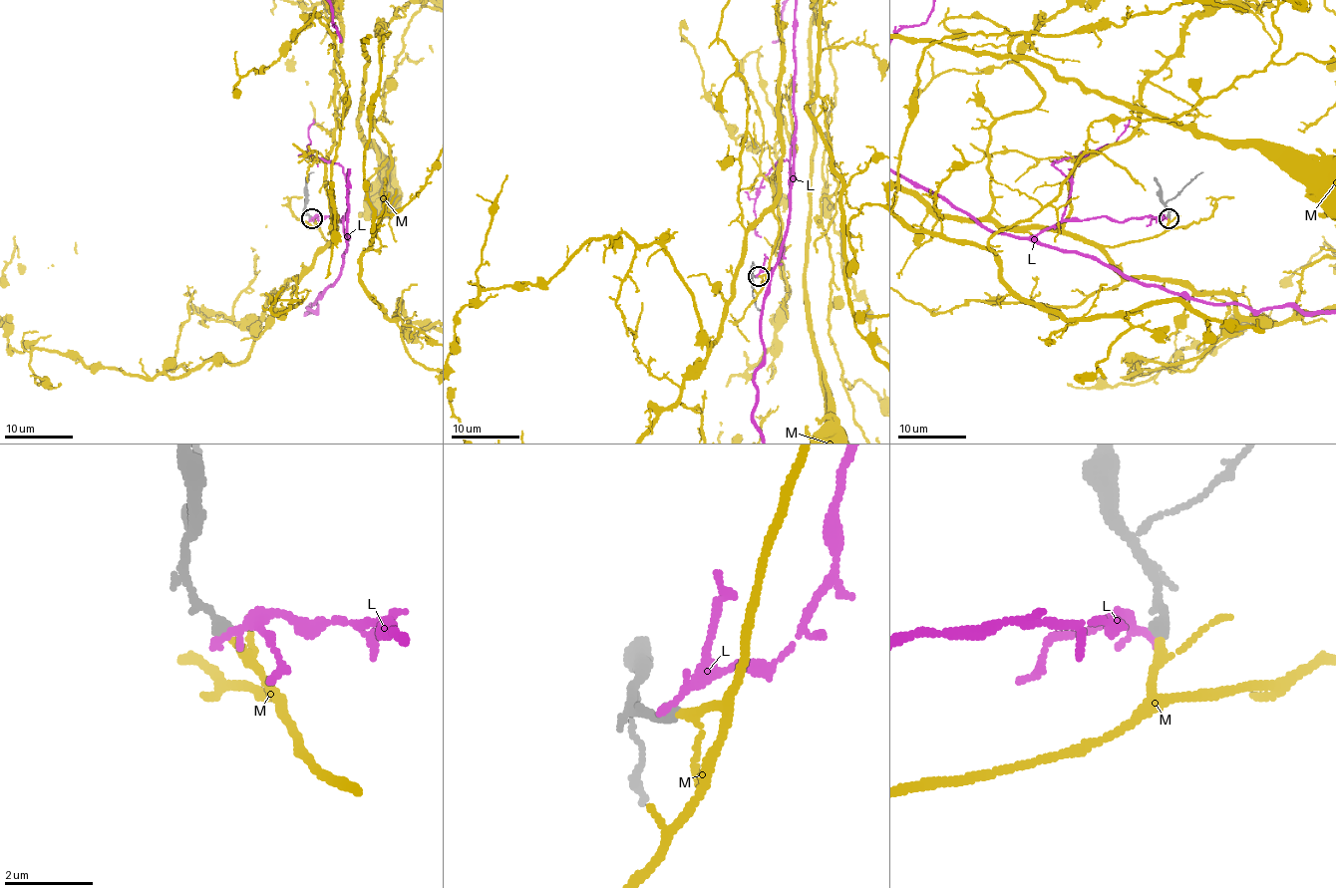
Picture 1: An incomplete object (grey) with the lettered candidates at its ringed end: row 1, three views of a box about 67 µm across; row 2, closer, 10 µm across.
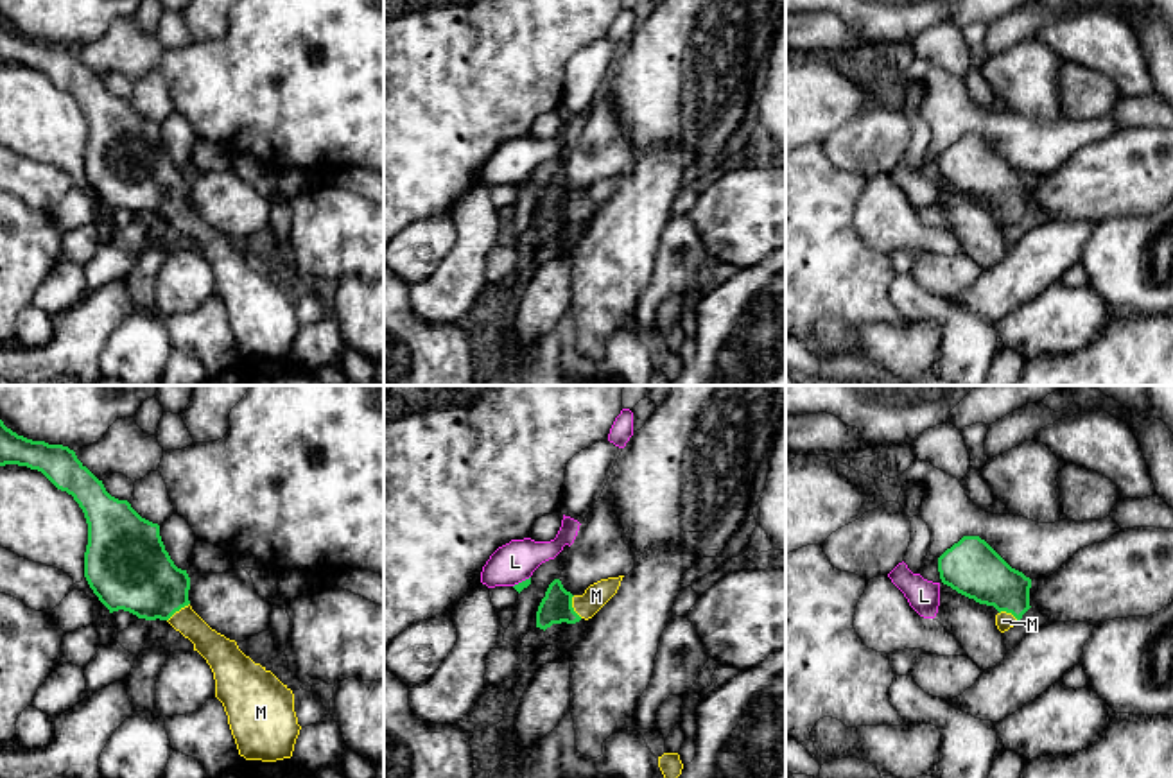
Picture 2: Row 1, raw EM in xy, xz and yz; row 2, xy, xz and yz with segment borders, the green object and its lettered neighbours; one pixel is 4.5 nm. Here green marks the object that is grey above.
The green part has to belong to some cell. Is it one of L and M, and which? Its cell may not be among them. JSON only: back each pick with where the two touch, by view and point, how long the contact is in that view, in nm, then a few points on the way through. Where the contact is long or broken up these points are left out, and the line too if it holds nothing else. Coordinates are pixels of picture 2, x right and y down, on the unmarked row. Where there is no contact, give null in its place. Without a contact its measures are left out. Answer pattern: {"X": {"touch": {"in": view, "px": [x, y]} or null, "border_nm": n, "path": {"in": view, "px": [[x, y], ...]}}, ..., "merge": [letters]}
{"M": {"touch": {"in": "xy", "px": [178, 208]}, "border_nm": 130, "path": {"in": "xy", "px": [[135, 172], [178, 208], [217, 248]]}}, "merge": ["M"]}

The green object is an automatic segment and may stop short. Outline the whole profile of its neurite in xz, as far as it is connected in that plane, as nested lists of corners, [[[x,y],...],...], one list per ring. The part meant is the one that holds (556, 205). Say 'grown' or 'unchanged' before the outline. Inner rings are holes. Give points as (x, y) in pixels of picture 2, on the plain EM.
grown; [[[624,174],[601,177],[590,183],[583,194],[567,190],[560,177],[554,177],[536,210],[536,226],[547,228],[552,222],[576,222],[592,217],[619,188]]]

